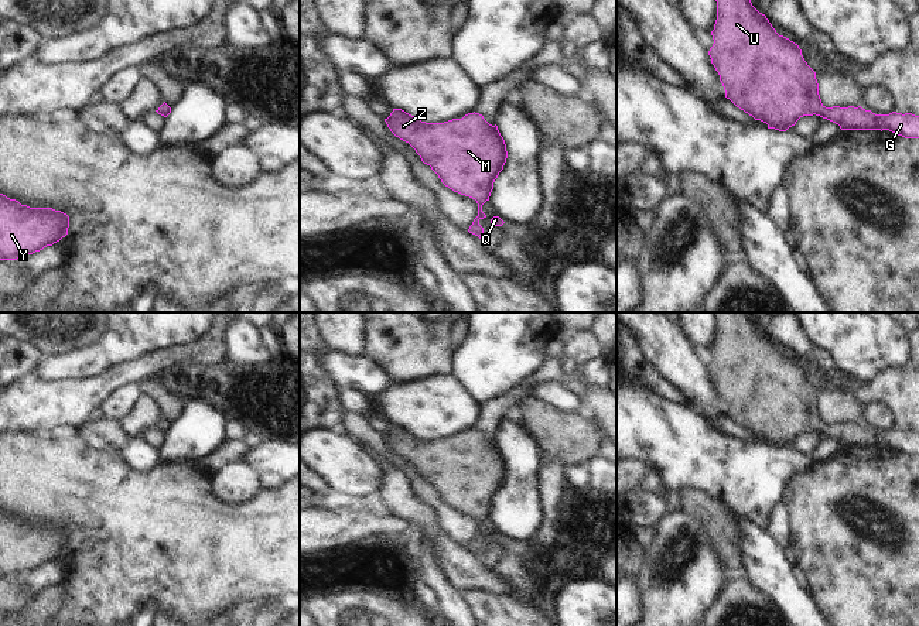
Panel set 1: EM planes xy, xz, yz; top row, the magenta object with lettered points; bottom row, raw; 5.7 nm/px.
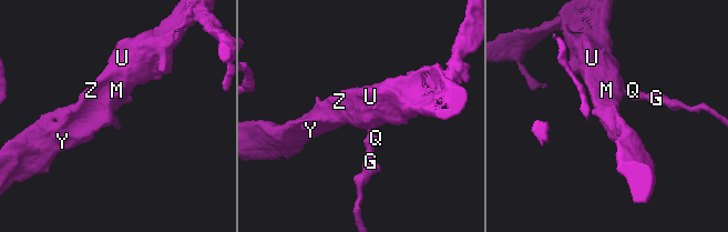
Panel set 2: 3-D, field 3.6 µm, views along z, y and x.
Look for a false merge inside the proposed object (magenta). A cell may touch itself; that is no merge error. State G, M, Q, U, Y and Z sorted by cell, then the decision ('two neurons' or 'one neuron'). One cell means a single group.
G M Q U Y Z | one neuron

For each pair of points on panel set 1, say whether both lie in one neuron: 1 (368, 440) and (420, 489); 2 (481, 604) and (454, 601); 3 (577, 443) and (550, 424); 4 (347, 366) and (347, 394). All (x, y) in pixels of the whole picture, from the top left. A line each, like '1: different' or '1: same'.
1: same
2: different
3: same
4: different

